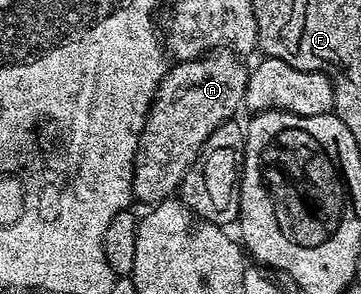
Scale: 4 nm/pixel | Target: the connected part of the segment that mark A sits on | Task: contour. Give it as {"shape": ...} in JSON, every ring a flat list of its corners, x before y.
{"shape":[[219,48,203,54,201,58,187,62,175,61,167,69,154,103,150,105,142,135,138,138,138,151,134,157,134,198,137,201,153,204,171,197,181,187,182,177,198,158,208,136,212,136,212,132,216,132,220,124,231,121,238,109,243,109,248,66,242,62,245,61,239,55,229,49]]}

